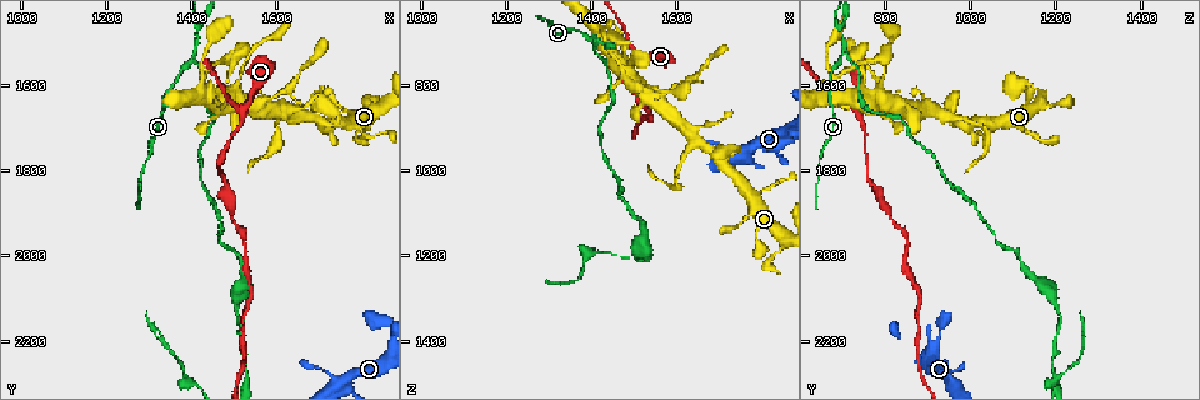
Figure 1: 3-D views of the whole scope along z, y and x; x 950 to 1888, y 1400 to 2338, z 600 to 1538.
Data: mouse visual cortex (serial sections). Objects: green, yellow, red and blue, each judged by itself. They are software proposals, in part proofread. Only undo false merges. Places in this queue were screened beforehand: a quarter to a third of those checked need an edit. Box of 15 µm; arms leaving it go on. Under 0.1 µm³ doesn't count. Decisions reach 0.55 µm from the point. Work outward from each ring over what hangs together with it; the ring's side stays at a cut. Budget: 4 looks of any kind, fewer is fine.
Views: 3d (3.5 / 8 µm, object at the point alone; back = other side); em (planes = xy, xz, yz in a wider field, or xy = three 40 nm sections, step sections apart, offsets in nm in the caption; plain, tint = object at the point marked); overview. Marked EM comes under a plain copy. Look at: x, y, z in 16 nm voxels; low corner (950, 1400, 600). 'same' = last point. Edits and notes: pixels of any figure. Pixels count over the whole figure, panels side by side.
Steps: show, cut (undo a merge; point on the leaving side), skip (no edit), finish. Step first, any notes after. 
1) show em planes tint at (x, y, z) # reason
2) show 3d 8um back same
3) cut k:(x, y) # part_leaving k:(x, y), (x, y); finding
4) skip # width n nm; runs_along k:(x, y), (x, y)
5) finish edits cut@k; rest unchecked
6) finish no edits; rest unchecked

show 3d 3.5um at (1620, 1670, 965) # thick turns thin

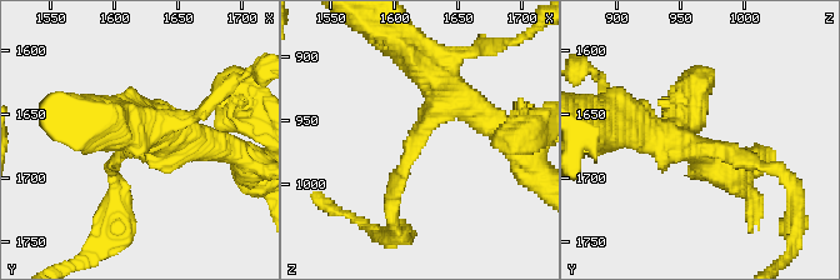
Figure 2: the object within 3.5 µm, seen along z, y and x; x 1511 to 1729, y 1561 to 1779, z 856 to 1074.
show em xy step 3 tint at (1618, 1672, 960) # arm_widths 150, 400 nm

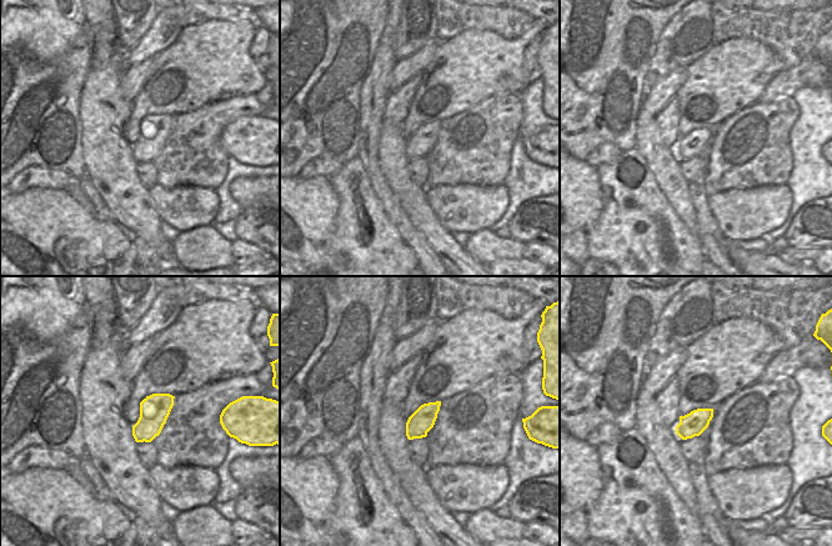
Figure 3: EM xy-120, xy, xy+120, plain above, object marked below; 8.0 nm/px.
cut 2:(113, 164) # part_leaving 2:(420, 131), (394, 189), (394, 224); two cells meet here

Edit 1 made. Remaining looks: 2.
show 3d 3.5um back at (1525, 1660, 745) # branch point

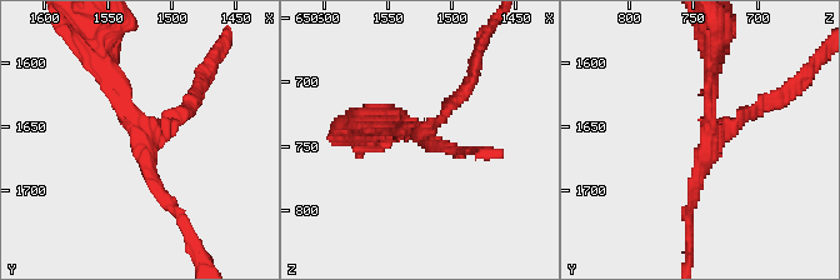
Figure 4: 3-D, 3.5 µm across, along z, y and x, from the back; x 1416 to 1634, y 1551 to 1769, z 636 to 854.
show em xy step 2 tint at (1526, 1656, 738) # arms 3; arm_widths 150, 200, 200 nm

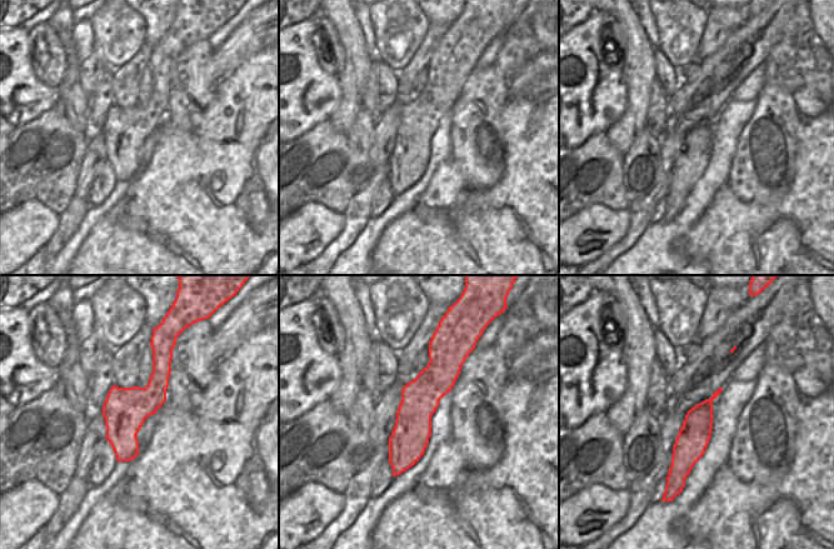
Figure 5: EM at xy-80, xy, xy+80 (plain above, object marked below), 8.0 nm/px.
skip # runs_along 4:(101, 63), (171, 208); continuous, no second cell

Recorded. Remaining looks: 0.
finish edits cut@2; rest unchecked

